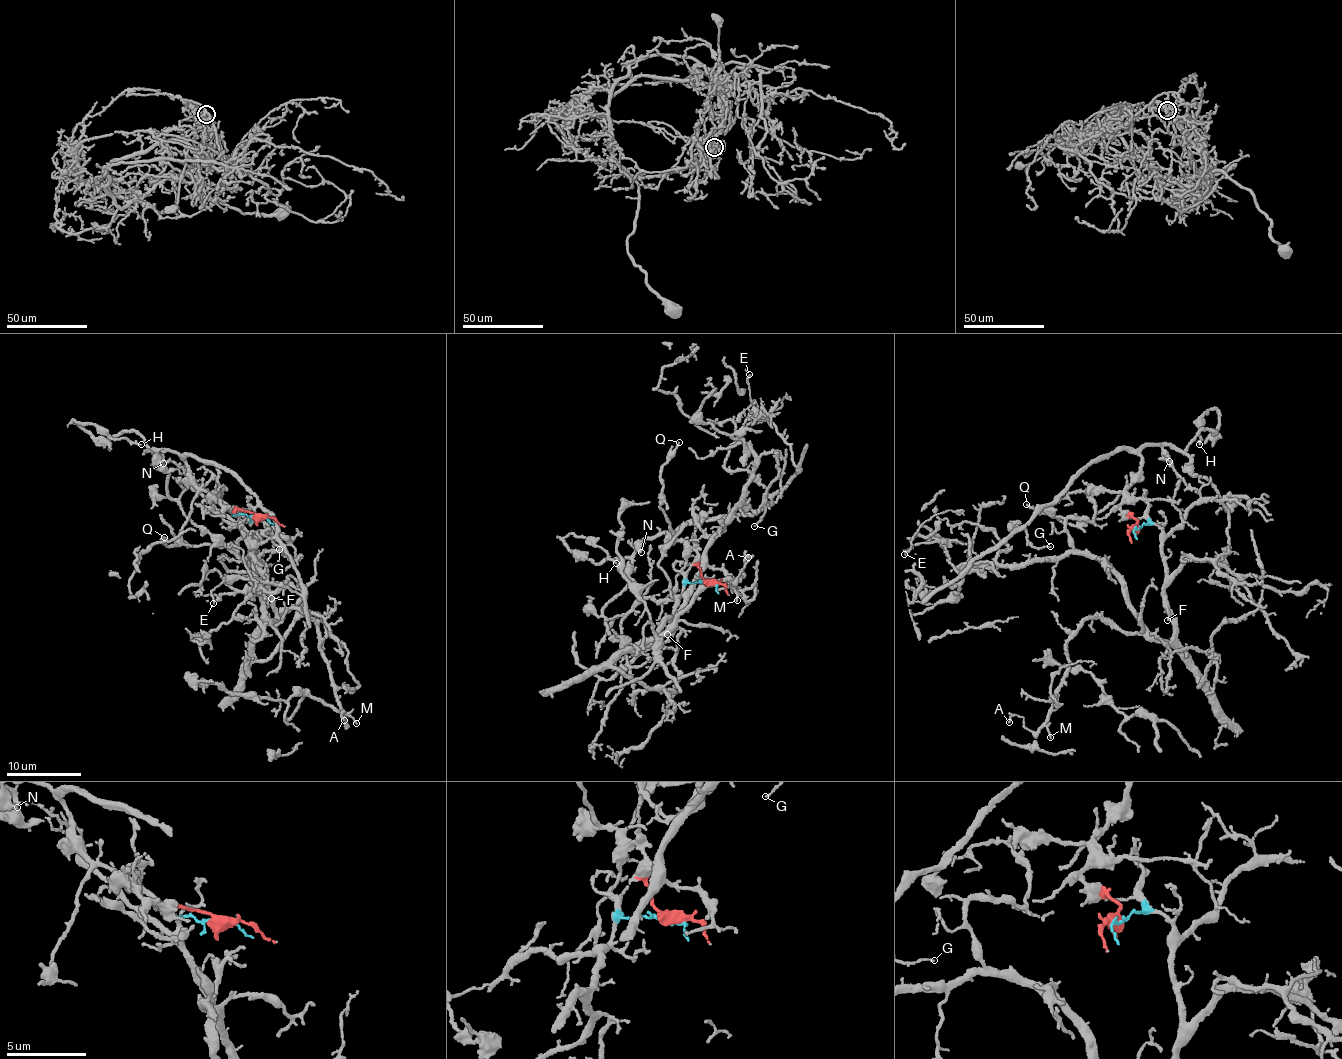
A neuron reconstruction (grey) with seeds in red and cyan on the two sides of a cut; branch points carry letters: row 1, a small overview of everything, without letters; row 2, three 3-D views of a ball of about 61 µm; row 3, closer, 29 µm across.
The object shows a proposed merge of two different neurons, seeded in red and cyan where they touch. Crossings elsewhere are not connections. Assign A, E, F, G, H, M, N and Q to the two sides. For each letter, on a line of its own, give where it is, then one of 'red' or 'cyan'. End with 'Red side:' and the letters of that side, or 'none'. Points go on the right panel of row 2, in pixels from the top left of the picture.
A: (1009, 722) | cyan
E: (904, 554) | red
F: (1167, 620) | cyan
G: (1050, 546) | red
H: (1199, 444) | red
M: (1050, 737) | cyan
N: (1169, 461) | red
Q: (1026, 504) | red
Red side: E, G, H, N, Q

